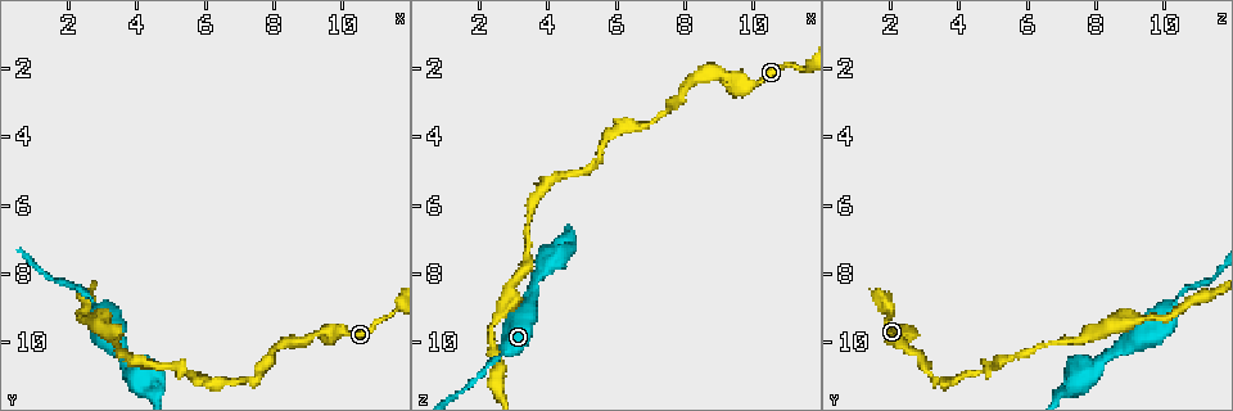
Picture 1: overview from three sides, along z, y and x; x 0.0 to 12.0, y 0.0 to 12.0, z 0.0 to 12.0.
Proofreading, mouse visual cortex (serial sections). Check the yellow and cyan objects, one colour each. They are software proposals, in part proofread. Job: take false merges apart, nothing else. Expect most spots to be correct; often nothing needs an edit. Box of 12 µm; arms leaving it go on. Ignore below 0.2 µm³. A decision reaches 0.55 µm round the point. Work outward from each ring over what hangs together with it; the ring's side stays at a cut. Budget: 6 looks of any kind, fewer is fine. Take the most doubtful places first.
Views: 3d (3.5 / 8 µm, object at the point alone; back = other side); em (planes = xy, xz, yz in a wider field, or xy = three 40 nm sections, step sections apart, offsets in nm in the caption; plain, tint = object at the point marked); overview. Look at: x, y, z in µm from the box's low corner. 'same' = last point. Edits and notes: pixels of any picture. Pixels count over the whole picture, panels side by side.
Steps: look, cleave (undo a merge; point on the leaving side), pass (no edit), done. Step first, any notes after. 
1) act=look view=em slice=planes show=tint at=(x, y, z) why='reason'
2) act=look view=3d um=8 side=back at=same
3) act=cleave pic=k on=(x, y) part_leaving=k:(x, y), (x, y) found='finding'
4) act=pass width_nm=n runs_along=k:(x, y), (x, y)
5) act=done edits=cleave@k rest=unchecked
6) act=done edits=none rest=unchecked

act=look view=3d um=3.5 at=(2.4, 8.6, 10.5) why='thick turns thin'

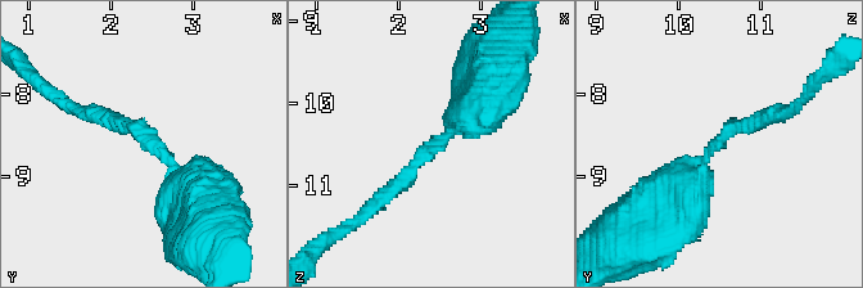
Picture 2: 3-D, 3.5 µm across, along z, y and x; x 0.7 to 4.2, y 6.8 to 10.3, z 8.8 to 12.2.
act=look view=em slice=xy step=5 show=tint at=(2.50, 8.65, 10.45) arm_widths_nm=200,600

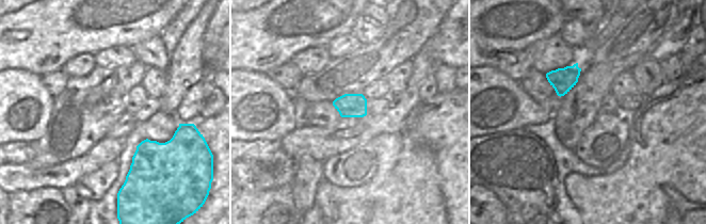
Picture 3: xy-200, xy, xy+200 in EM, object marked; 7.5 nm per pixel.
act=look view=em slice=xy step=3 show=tint at=same

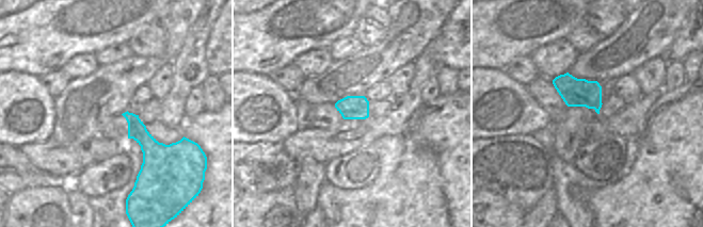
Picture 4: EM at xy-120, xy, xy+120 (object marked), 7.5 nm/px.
act=pass runs_along=2:(492, 91), (385, 196) found='one cell here'

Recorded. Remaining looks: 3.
act=look view=em slice=xy step=1 show=tint at=(9.3, 9.7, 2.2) why='a narrow waist'

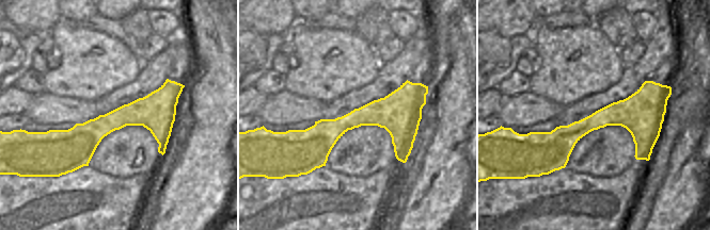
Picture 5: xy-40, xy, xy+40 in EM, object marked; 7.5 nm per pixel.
act=look view=3d um=3.5 at=same

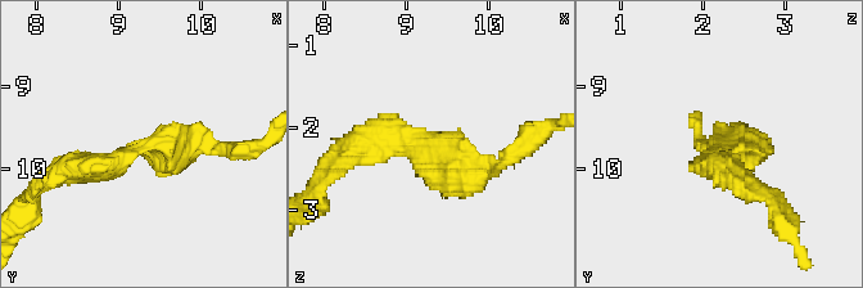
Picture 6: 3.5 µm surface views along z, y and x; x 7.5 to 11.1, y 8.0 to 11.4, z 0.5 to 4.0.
act=pass runs_along=5:(424, 91), (289, 133) found='continuous, no second cell'

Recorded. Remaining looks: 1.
act=done edits=none rest=unchecked

